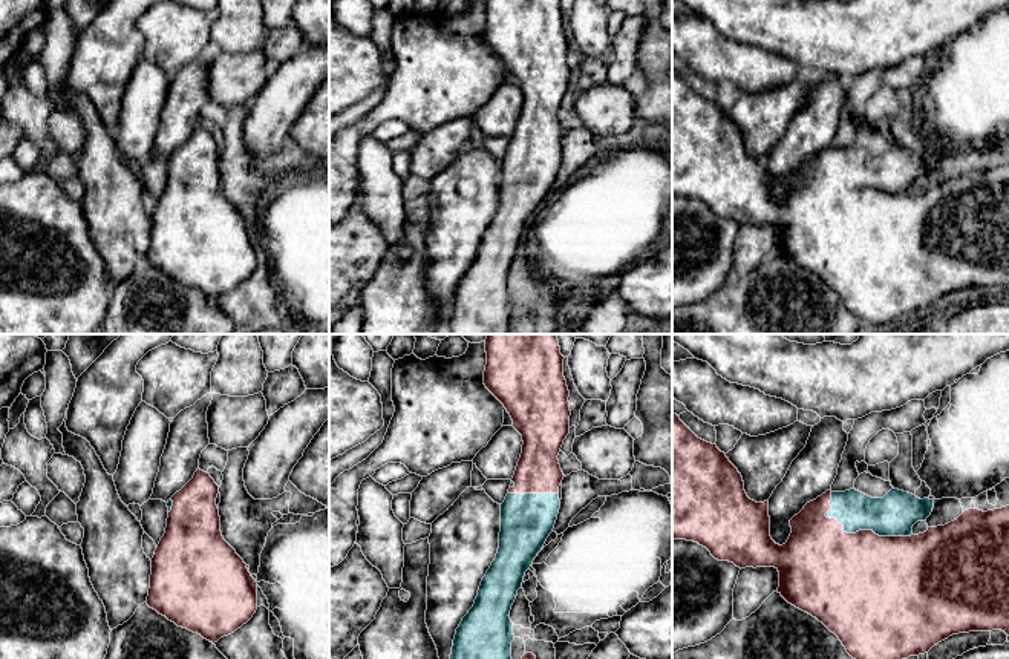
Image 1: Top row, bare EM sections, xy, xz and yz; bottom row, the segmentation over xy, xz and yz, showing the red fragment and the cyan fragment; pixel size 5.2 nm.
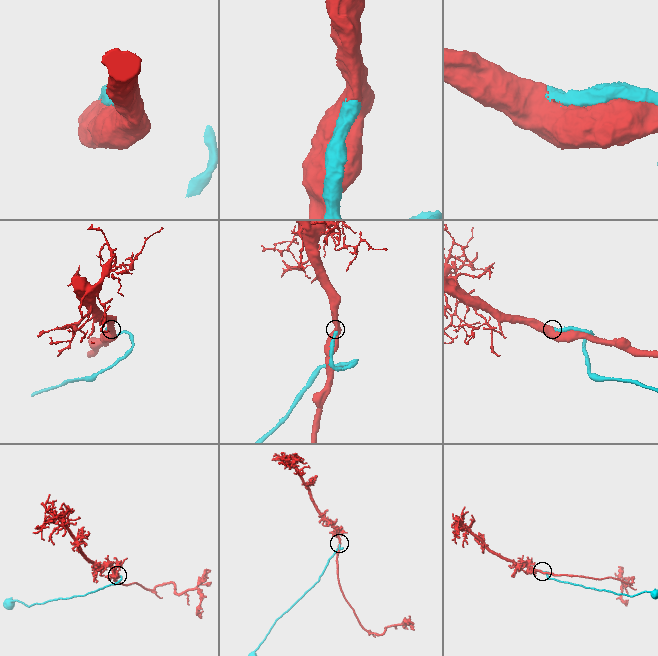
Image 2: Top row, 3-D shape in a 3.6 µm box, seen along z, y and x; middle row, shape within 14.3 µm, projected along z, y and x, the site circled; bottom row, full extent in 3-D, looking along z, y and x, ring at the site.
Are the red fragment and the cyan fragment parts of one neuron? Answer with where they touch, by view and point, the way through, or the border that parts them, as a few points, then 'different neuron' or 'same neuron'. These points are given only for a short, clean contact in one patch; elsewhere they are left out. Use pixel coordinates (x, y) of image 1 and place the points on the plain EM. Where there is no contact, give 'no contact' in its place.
meets red in yz at (856, 189); same neuron

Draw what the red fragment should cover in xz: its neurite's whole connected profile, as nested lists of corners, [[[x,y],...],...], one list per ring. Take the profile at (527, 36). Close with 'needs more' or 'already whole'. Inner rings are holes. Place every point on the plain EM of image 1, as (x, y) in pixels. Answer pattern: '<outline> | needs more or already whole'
[[[485,0],[487,21],[484,28],[485,44],[504,61],[513,77],[513,84],[522,92],[522,110],[518,118],[508,150],[501,161],[499,205],[495,218],[481,238],[473,264],[462,274],[453,296],[449,328],[450,334],[533,334],[536,313],[525,310],[519,320],[511,316],[514,297],[510,267],[522,244],[525,228],[542,207],[554,185],[560,166],[559,143],[563,136],[557,112],[570,90],[570,48],[563,34],[563,12],[559,0]]] | needs more

